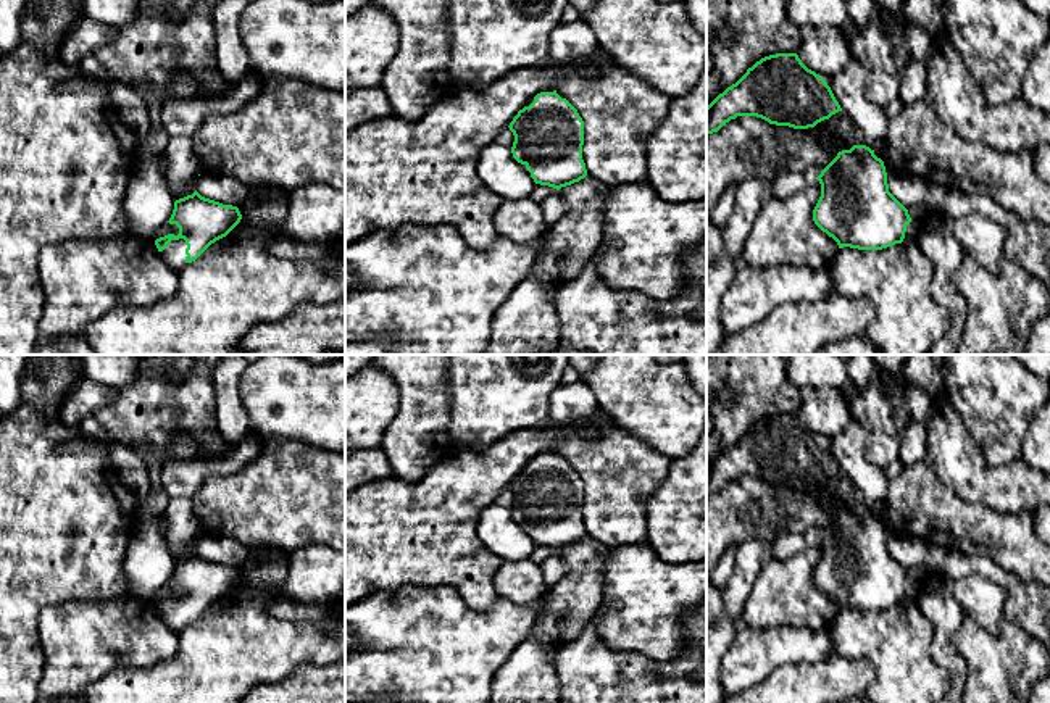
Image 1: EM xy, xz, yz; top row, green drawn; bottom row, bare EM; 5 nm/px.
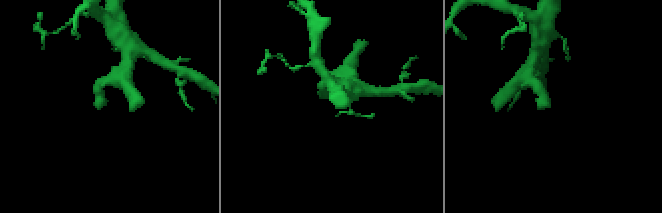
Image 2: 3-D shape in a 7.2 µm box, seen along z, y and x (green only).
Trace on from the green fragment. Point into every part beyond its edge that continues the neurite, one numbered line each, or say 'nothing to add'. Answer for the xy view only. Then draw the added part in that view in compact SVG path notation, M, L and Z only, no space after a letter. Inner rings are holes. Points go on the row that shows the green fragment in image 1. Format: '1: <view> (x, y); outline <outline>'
1: xy (173, 255); outline M184 239L171 240L168 247L163 252L160 252L160 256L174 272L179 274L181 269L187 264L185 248L187 245Z

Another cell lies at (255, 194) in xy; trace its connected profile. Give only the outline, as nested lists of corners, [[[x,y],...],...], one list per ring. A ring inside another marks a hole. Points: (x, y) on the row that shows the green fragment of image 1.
[[[248,187],[248,192],[244,198],[244,202],[239,205],[239,211],[240,214],[250,214],[255,211],[255,208],[258,206],[258,203],[261,202],[261,198],[273,192],[277,190],[274,187]]]

